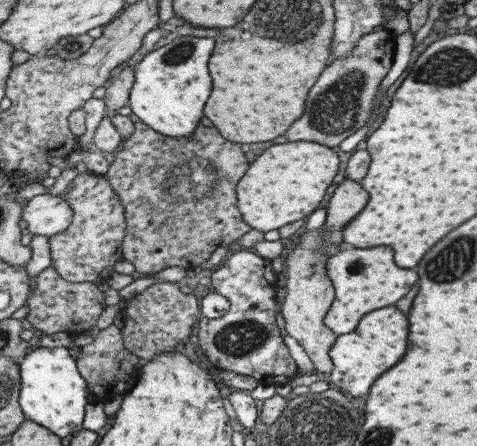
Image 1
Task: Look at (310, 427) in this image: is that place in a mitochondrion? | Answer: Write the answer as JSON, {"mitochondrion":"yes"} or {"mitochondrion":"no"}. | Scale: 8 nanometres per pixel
{"mitochondrion":"yes"}

